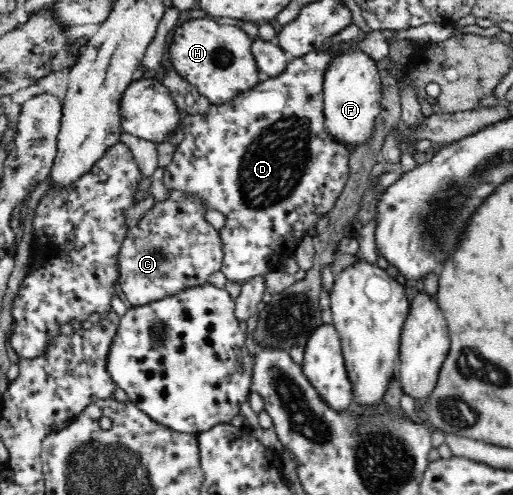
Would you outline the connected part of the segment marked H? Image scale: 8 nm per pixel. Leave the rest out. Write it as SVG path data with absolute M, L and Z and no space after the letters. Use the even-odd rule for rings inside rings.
M210 17L191 19L176 26L170 36L168 57L176 74L191 83L213 104L221 104L254 87L261 80L250 35L235 25L220 25Z

